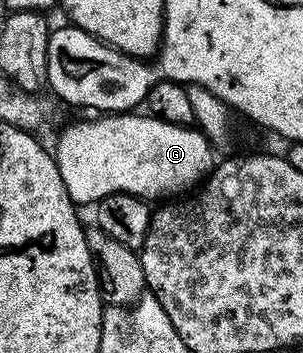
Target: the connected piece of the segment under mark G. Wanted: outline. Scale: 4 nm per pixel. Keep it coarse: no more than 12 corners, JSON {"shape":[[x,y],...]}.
{"shape":[[146,112],[59,136],[75,204],[182,196],[216,165],[194,126]]}

